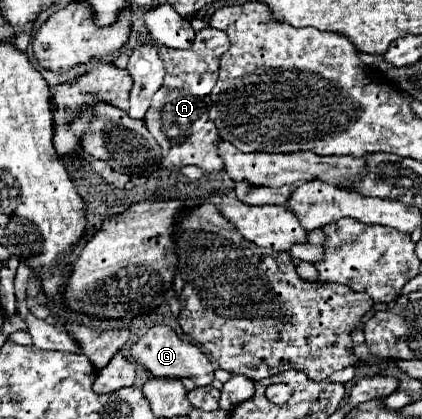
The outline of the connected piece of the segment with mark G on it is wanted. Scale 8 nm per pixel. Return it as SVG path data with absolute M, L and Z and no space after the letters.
M155 325L151 327L133 347L131 347L131 355L133 359L137 359L147 371L151 371L155 377L189 377L191 381L195 381L195 385L205 387L211 385L213 381L213 365L207 359L207 355L193 343L181 341L179 335L167 327L167 325Z

